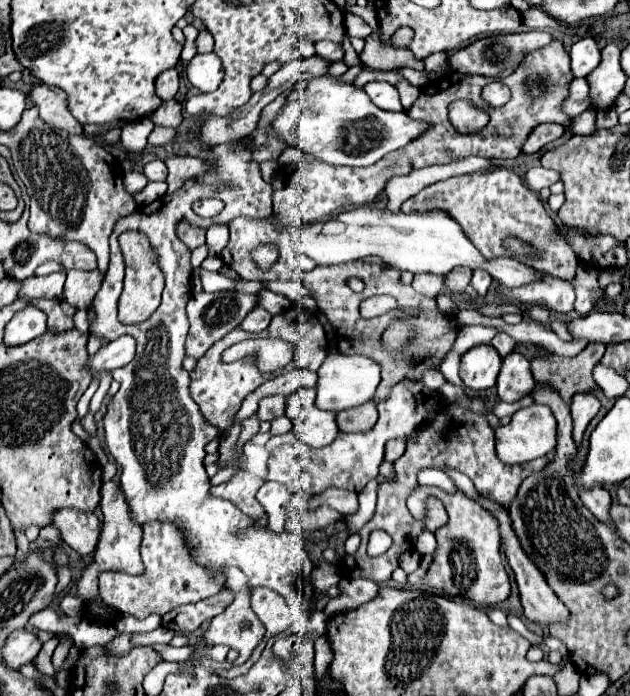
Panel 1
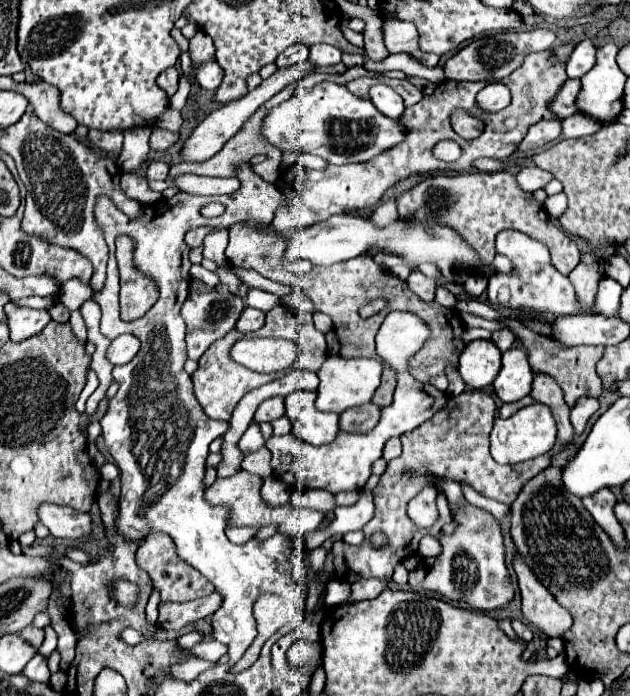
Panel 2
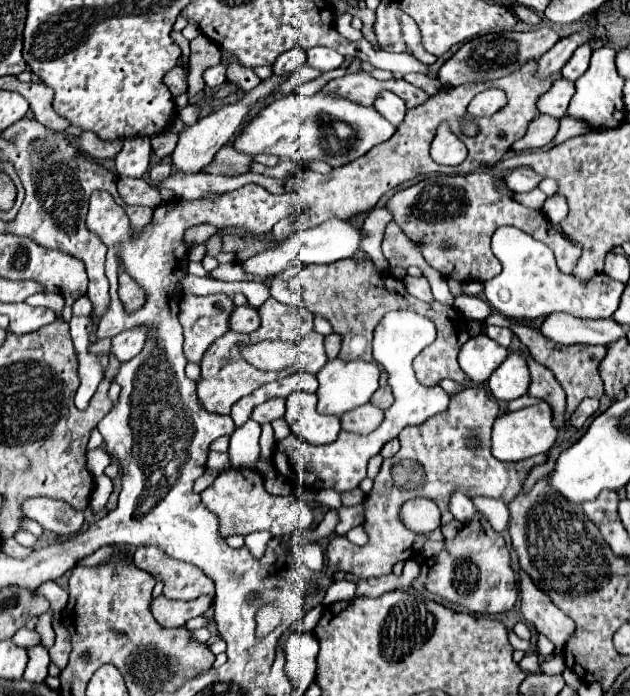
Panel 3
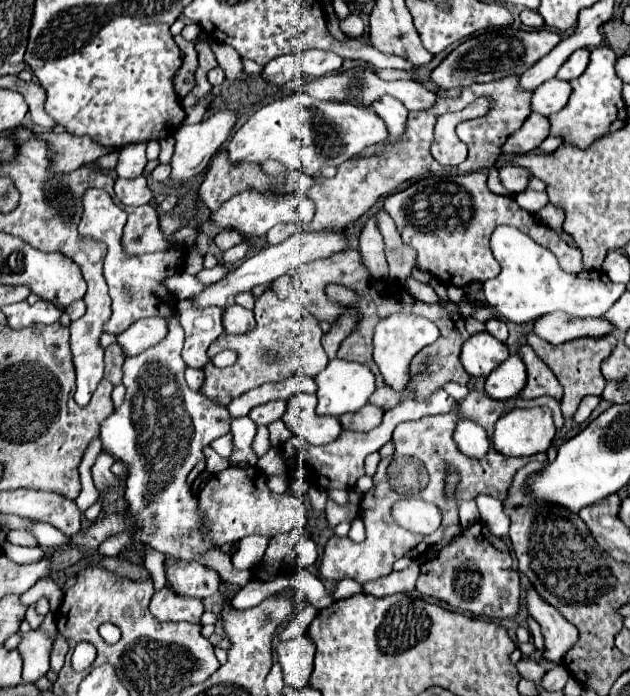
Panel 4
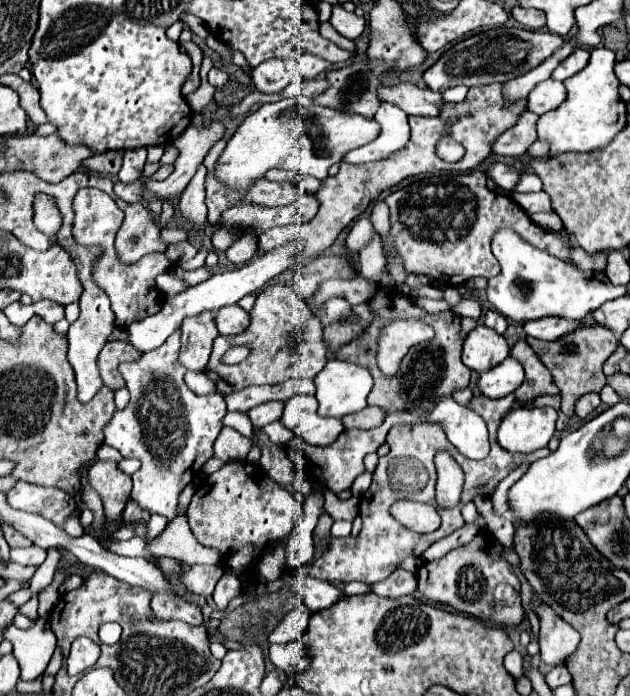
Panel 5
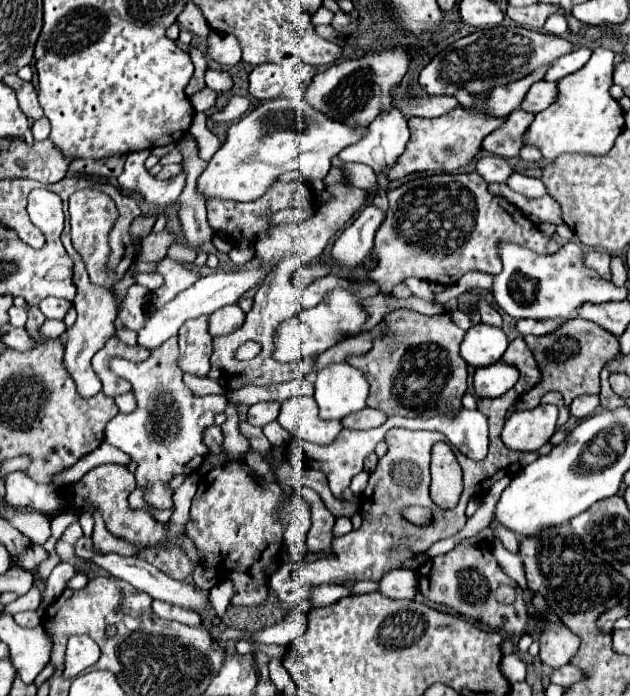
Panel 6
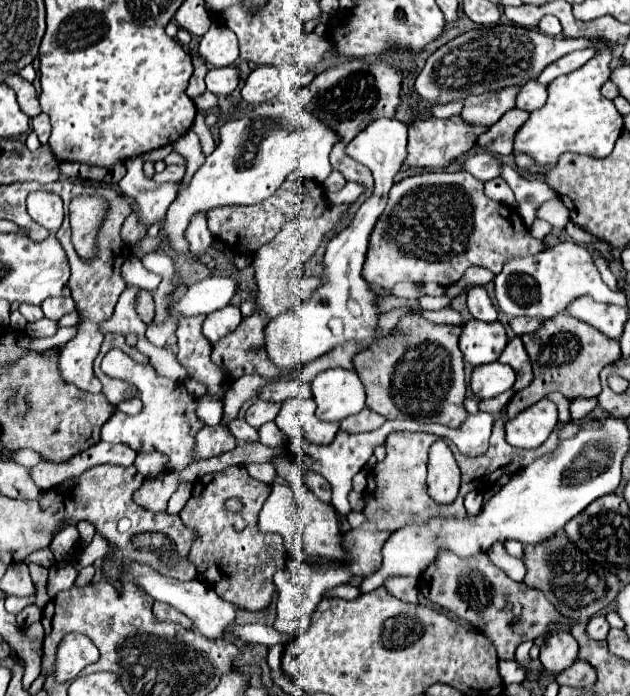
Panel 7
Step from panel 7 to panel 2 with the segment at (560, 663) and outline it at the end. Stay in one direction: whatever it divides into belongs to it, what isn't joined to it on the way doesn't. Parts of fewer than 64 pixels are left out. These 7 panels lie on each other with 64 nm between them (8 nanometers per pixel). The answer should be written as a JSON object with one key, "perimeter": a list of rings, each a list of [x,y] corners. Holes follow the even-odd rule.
{"perimeter":[[[516,556],[514,570],[522,594],[522,614],[528,624],[536,626],[548,638],[562,638],[572,628],[570,614],[554,600],[554,596],[532,576],[530,568]]]}

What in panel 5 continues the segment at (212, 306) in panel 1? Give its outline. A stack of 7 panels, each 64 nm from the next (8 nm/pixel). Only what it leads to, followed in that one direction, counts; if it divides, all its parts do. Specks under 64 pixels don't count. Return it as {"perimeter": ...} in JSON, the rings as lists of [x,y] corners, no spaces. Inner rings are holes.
{"perimeter":[[[204,312],[182,322],[180,364],[186,370],[202,372],[210,360],[212,342],[218,336],[214,326],[214,312]]]}

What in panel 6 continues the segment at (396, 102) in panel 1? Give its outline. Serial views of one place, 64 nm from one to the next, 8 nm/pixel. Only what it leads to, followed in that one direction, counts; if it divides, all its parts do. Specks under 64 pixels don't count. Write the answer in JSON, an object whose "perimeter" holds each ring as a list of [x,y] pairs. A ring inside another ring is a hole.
{"perimeter":[[[392,108],[390,112],[380,112],[380,116],[376,116],[374,122],[368,126],[368,132],[356,144],[346,146],[338,156],[344,162],[360,162],[360,164],[374,168],[374,172],[378,176],[378,186],[382,190],[388,190],[390,180],[388,180],[388,172],[386,170],[390,170],[398,162],[398,158],[404,154],[408,138],[410,138],[410,134],[408,134],[408,124],[406,124],[404,114],[398,108]]]}

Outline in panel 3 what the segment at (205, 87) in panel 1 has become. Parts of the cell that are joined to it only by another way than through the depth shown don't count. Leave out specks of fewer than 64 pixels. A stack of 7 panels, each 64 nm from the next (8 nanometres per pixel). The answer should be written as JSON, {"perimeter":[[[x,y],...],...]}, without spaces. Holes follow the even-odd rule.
{"perimeter":[[[218,64],[218,66],[208,68],[208,70],[204,72],[204,80],[206,80],[206,84],[208,84],[210,88],[224,84],[224,80],[226,80],[226,66],[224,66],[224,64]]]}

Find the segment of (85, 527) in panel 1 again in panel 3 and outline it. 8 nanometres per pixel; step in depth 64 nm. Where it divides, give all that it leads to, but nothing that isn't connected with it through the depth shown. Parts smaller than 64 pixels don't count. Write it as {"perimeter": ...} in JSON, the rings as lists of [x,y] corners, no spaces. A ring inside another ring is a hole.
{"perimeter":[[[48,496],[26,498],[22,502],[22,514],[36,520],[44,530],[56,536],[74,536],[84,522],[84,514],[80,510],[72,508],[64,500]]]}

